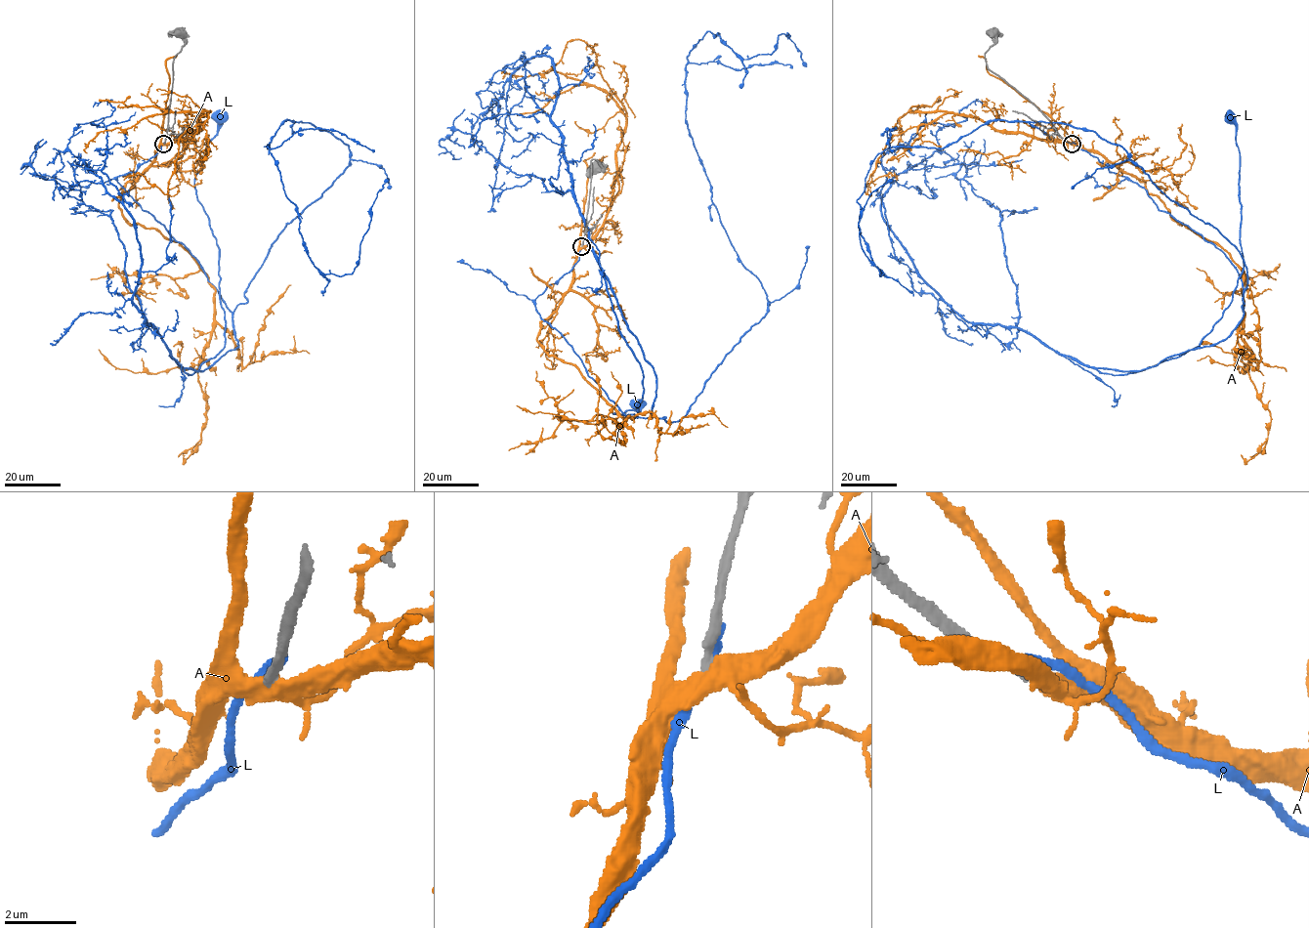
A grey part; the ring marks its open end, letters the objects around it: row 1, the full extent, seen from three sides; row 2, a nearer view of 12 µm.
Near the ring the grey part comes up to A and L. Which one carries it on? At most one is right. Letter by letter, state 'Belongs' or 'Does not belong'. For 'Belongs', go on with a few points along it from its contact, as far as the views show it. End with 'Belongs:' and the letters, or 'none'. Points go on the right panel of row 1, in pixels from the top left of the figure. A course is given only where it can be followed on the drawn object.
A: Does not belong
L: Does not belong
Belongs: none

